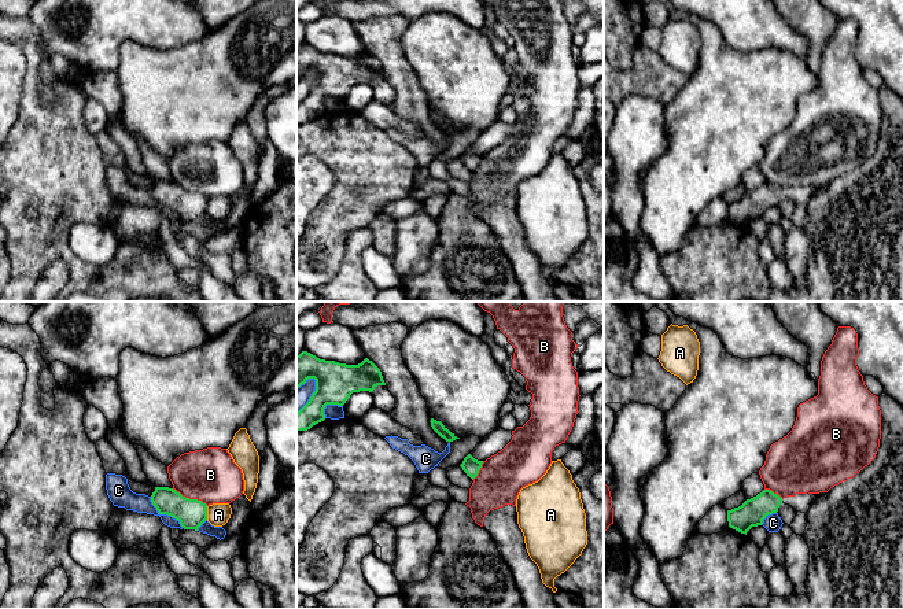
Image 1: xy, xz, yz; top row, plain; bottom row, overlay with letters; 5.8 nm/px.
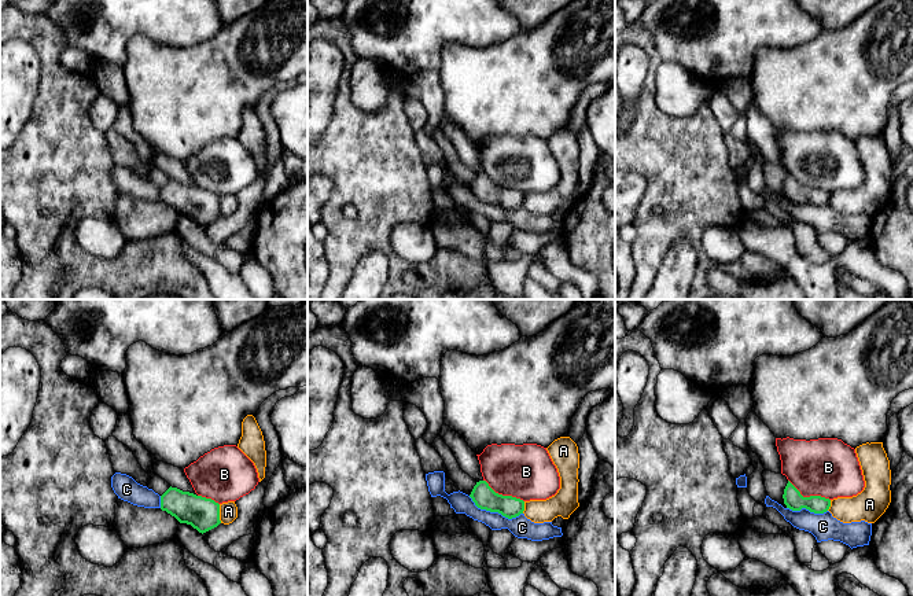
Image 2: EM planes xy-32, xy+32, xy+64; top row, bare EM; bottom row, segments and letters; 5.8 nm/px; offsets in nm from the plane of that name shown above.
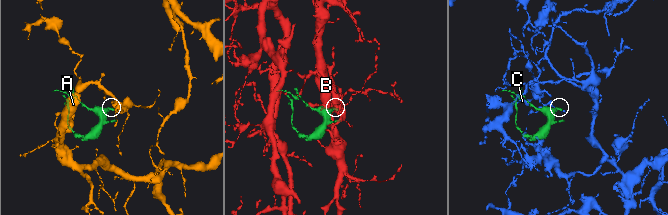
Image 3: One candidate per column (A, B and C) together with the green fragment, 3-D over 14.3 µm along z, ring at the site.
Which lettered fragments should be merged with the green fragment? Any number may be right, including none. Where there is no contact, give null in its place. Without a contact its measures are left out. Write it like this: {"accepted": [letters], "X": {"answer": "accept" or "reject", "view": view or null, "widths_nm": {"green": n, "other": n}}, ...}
{"accepted": [], "A": {"answer": "reject", "view": "xy", "widths_nm": {"green": 170, "other": 130}}, "B": {"answer": "reject", "view": "xy", "widths_nm": {"green": 170, "other": 320}}, "C": {"answer": "reject", "view": "xy", "widths_nm": {"green": 170, "other": 110}}}

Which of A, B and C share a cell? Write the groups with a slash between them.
A / B / C

